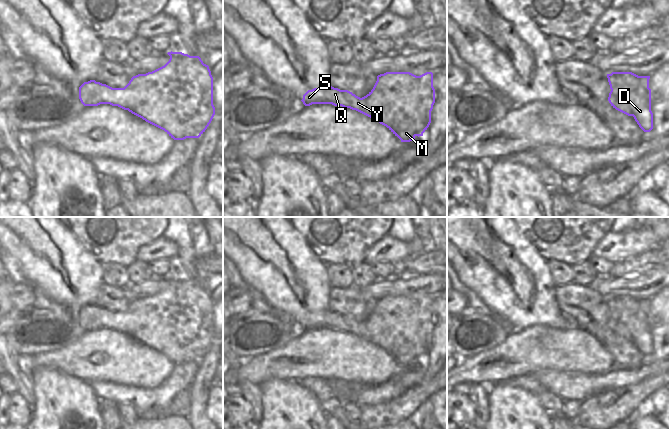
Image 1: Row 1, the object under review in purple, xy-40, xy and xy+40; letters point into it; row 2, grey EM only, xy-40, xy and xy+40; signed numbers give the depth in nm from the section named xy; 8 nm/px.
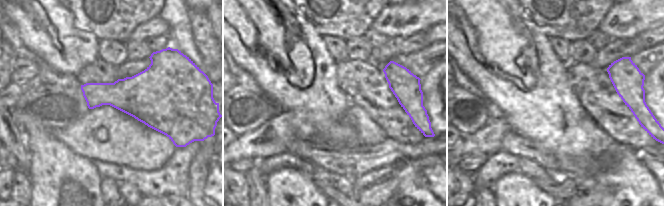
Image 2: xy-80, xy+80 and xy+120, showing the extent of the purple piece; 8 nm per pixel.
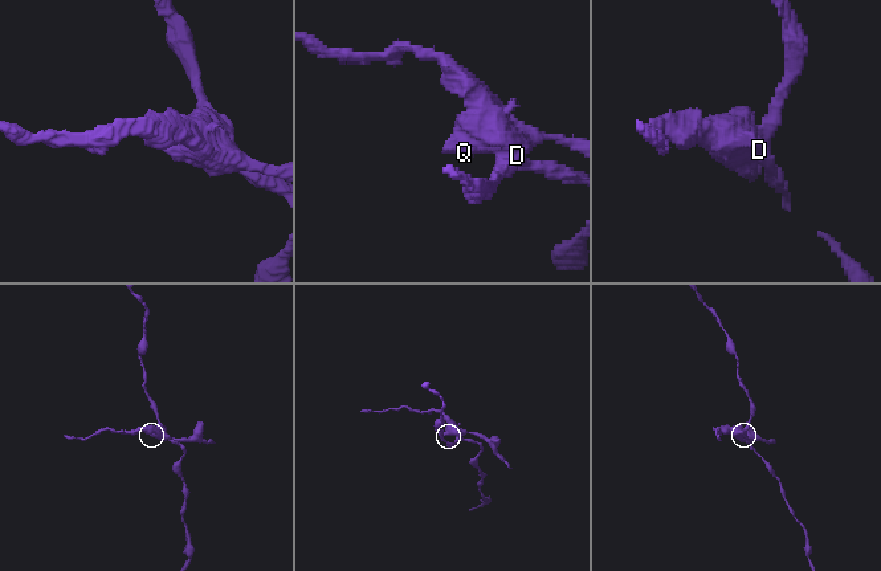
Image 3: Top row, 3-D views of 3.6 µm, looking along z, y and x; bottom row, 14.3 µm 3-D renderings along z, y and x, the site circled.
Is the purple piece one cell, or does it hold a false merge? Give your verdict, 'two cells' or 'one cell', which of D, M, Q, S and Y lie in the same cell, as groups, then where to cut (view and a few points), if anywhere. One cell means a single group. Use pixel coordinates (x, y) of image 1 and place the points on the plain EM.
two cells; groups D / M Q S Y; cut xy+40 (610, 298), (609, 308), (614, 309), (620, 315), (633, 339)

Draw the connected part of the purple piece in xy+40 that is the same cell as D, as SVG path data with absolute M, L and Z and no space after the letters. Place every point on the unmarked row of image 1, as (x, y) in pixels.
M612 296L610 310L616 310L629 327L633 341L644 356L653 353L651 318L648 318L650 300L638 300L632 296Z

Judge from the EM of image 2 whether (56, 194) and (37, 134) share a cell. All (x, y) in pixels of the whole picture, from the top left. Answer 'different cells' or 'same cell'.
same cell

